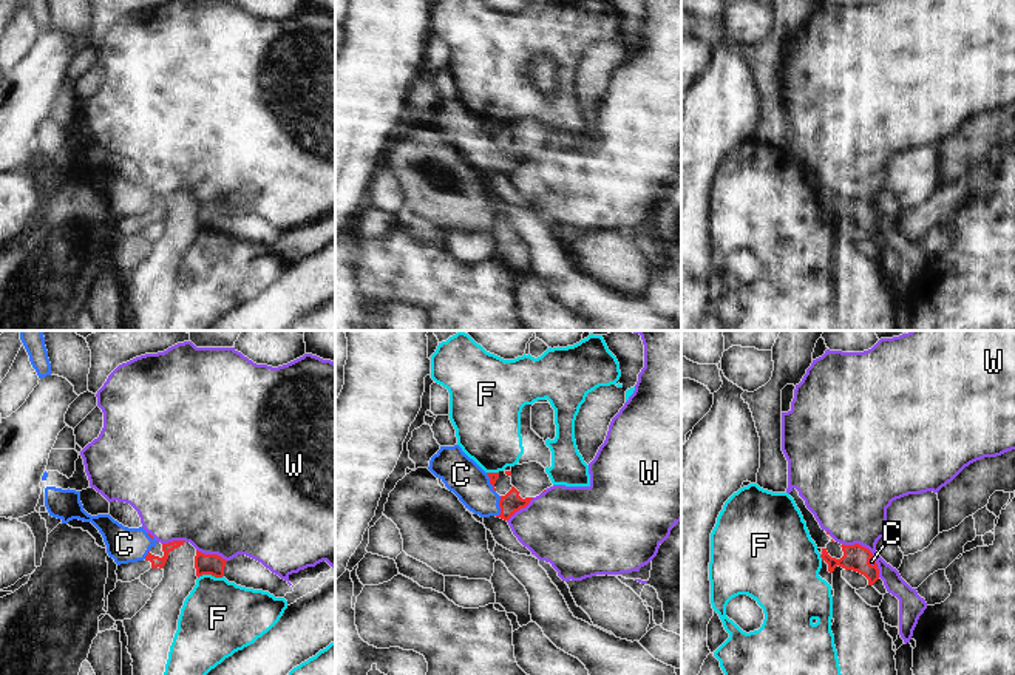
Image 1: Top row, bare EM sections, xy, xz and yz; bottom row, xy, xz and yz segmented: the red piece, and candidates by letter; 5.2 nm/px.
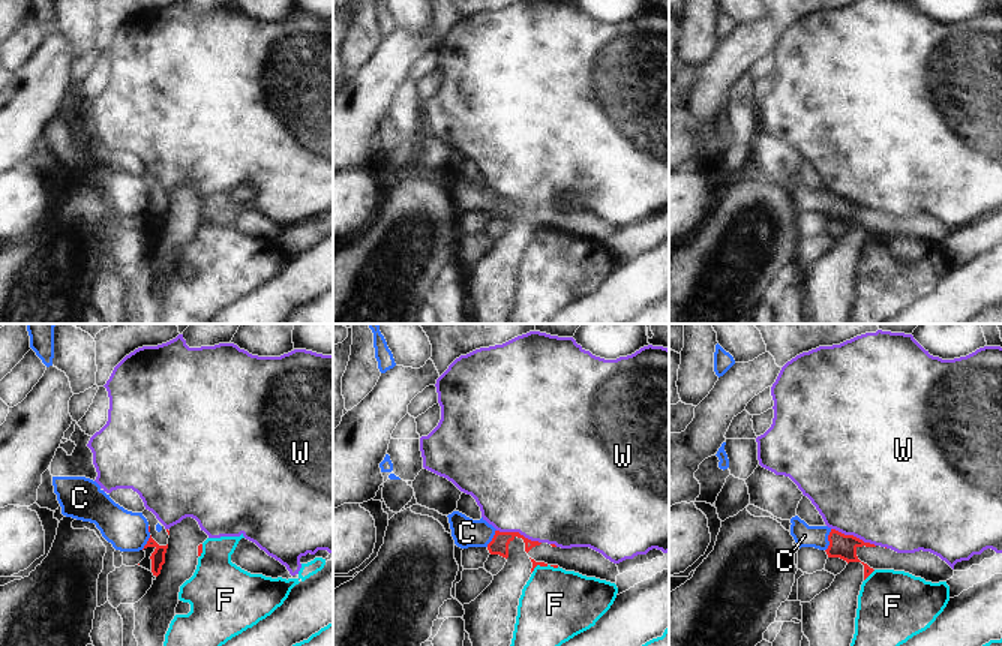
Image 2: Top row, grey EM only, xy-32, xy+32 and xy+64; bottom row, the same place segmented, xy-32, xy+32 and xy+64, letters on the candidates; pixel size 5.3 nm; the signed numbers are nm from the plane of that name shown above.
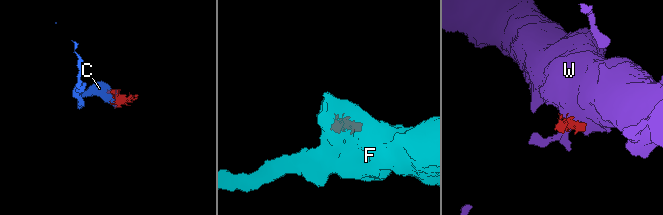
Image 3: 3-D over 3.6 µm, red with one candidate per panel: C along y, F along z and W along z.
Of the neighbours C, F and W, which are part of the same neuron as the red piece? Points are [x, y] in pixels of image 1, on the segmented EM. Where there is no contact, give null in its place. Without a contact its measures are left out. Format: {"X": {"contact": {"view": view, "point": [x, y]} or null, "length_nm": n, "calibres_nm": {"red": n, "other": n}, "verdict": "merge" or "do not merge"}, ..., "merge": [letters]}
{"C": {"contact": {"view": "xz", "point": [499, 505]}, "length_nm": 110, "calibres_nm": {"red": 110, "other": 200}, "verdict": "merge"}, "F": {"contact": {"view": "xy", "point": [210, 573]}, "length_nm": 140, "calibres_nm": {"red": 110, "other": 400}, "verdict": "do not merge"}, "W": {"contact": {"view": "yz", "point": [858, 544]}, "length_nm": 180, "calibres_nm": {"red": 140, "other": 400}, "verdict": "do not merge"}, "merge": ["C"]}

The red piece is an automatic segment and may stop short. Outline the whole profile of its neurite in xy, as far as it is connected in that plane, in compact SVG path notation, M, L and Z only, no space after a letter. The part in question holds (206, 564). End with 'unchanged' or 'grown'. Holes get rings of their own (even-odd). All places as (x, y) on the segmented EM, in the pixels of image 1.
M196 550L195 568L198 578L202 575L212 575L215 578L224 576L229 582L246 589L269 592L275 598L284 598L294 592L294 587L287 581L246 555L238 555L226 561L218 555L204 555Z | grown

